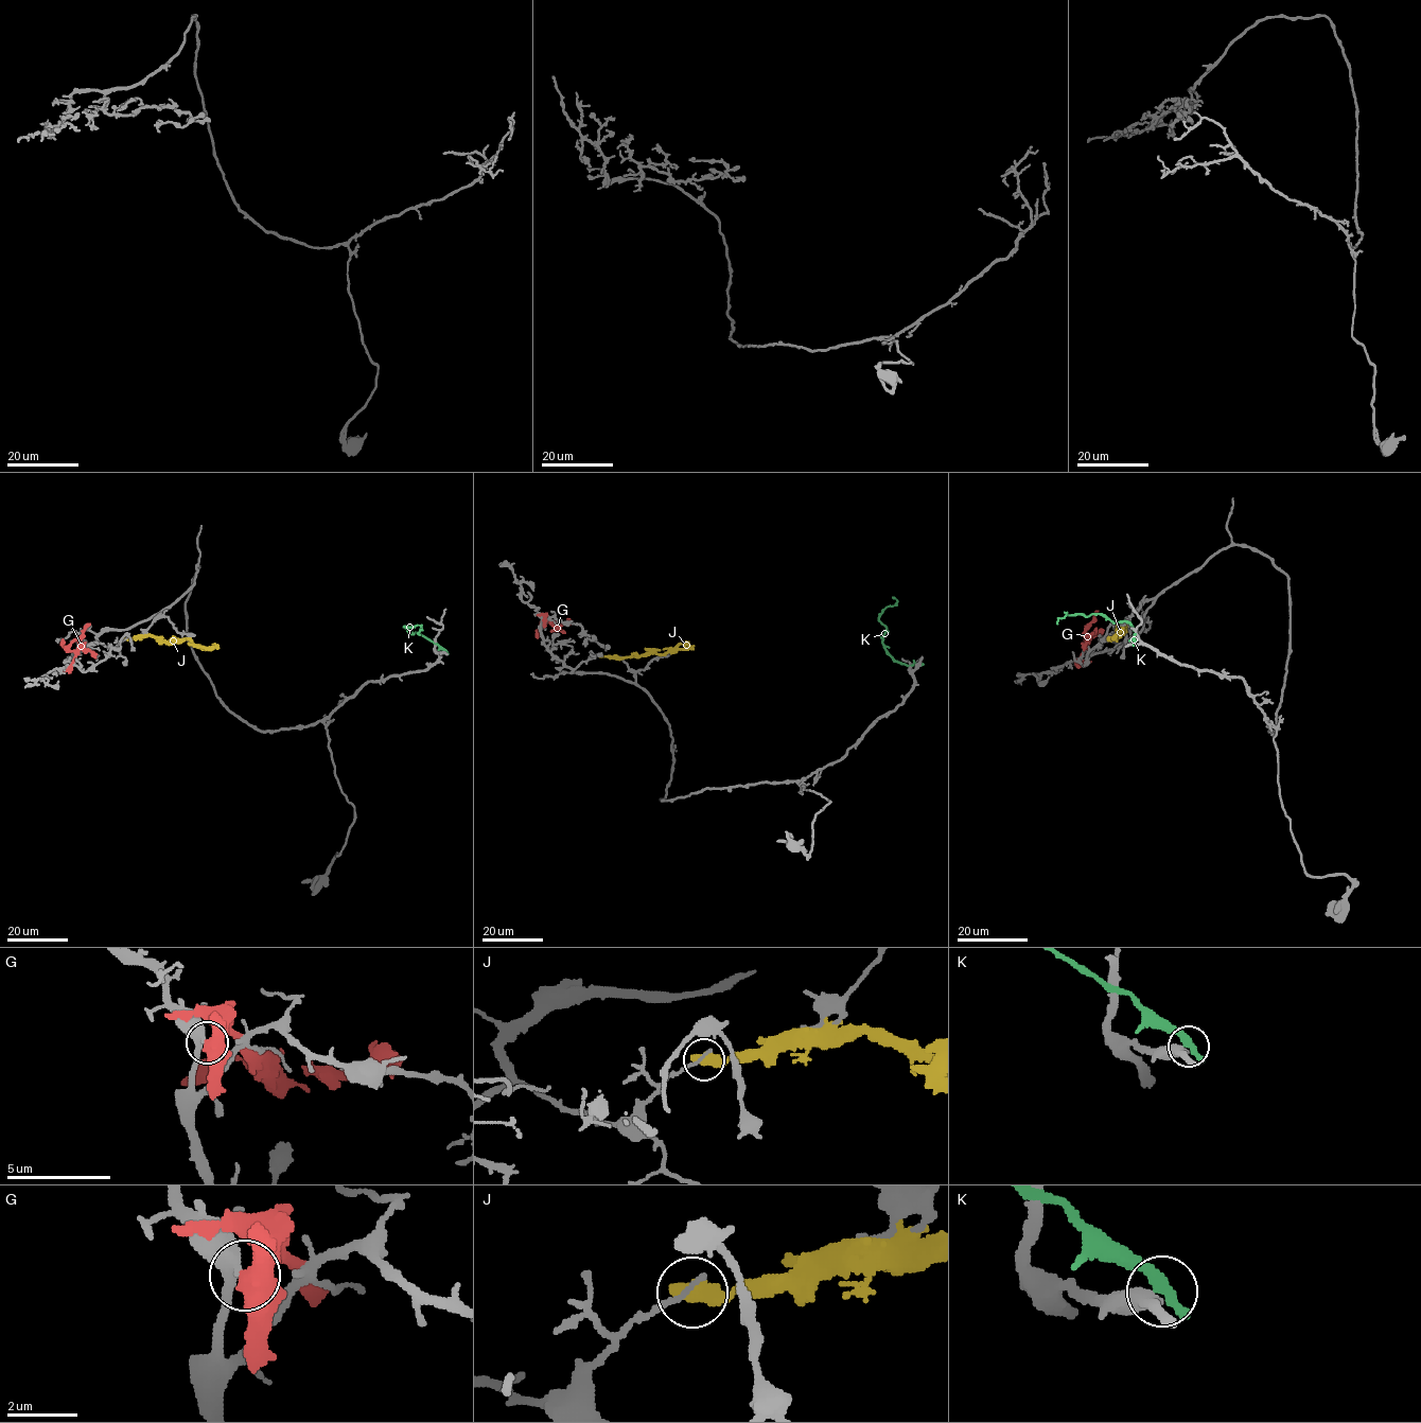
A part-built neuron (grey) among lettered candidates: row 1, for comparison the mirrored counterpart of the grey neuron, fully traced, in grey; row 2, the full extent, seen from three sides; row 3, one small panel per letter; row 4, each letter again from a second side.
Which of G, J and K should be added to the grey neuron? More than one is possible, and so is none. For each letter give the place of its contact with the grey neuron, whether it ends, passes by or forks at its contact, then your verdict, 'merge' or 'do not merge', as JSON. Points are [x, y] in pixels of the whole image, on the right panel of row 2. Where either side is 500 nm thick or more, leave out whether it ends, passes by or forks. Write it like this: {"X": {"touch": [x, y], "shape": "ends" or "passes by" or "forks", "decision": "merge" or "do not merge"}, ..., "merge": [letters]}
{"G": {"touch": [1082, 663], "decision": "do not merge"}, "J": {"touch": [1124, 629], "shape": "ends", "decision": "do not merge"}, "K": {"touch": [1134, 643], "shape": "ends", "decision": "do not merge"}, "merge": []}

